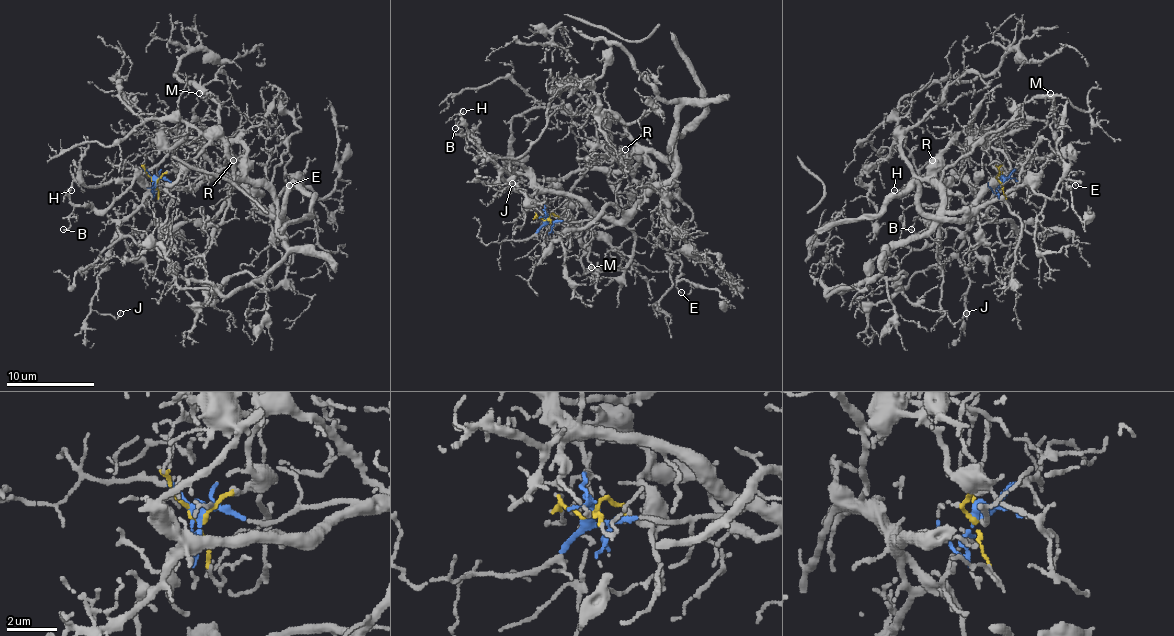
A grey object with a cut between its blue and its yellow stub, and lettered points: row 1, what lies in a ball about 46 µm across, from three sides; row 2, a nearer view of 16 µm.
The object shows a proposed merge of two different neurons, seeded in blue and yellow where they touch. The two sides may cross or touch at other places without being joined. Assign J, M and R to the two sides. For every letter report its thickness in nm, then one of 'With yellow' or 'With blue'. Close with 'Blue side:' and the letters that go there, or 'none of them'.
J: Thickness 120 nm. With blue
M: Thickness 110 nm. With yellow
R: Thickness 130 nm. With yellow
Blue side: J

